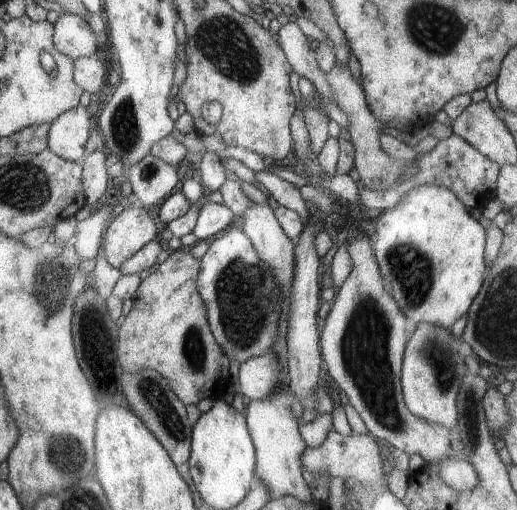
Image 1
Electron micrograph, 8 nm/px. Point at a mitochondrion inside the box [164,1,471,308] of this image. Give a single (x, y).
(221, 40)

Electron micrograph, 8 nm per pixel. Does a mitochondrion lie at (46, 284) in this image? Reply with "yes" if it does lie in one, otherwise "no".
yes

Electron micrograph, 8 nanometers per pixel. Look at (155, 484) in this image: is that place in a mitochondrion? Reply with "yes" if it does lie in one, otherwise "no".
no

